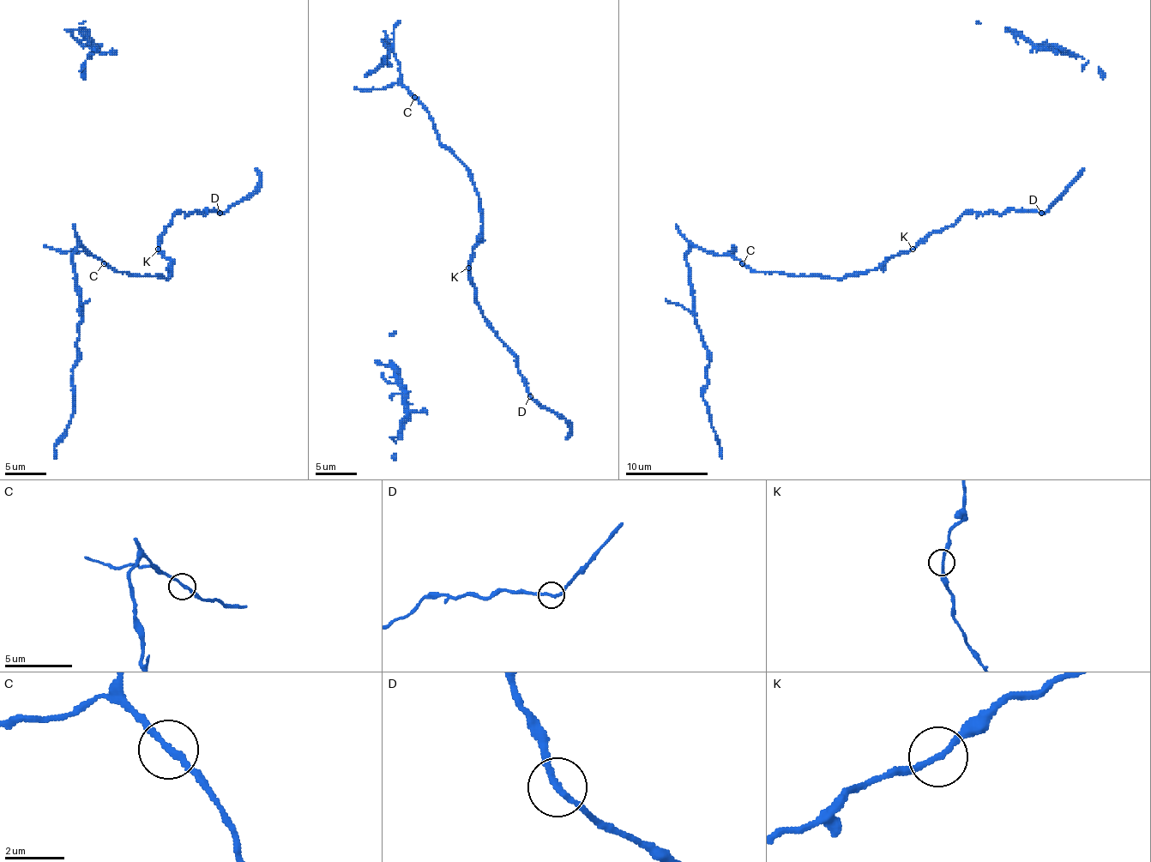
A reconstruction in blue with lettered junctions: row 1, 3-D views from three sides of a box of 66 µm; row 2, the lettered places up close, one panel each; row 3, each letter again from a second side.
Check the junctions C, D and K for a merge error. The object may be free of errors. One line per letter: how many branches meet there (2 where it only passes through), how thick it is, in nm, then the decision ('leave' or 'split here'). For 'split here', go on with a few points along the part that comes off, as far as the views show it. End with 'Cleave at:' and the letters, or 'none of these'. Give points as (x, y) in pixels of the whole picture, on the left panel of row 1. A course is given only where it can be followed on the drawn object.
C: 2 | 200 nm | leave
D: 2 | 200 nm | leave
K: 2 | 190 nm | leave
Cleave at: none of these

